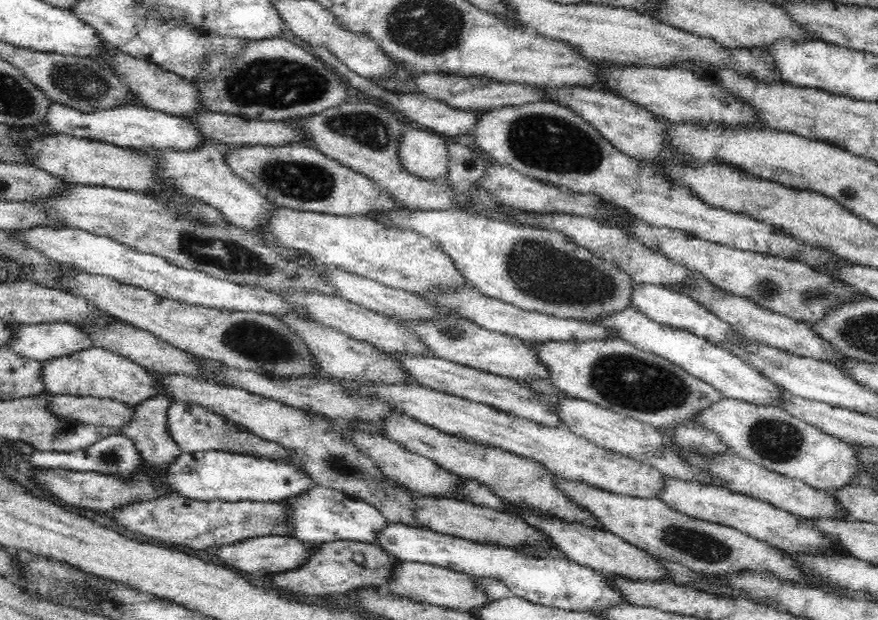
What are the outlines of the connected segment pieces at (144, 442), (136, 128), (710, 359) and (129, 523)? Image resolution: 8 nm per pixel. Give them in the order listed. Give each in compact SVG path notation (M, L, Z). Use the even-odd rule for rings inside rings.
M162 393L146 397L138 404L131 403L130 407L133 411L130 420L127 420L126 424L119 428L121 434L126 435L136 443L142 457L146 459L146 467L150 467L154 471L163 471L181 453L167 433L167 410L170 405L170 400Z
M52 101L47 106L41 123L46 124L53 134L90 138L128 149L176 148L177 150L188 150L188 148L196 148L198 144L208 141L201 138L197 130L182 117L144 105L134 105L134 103L122 103L84 112L68 103Z
M628 305L626 308L602 313L582 321L594 326L596 324L597 326L603 326L605 334L610 339L623 340L644 352L650 352L669 360L672 364L683 368L688 374L711 384L723 398L771 406L772 403L779 403L779 394L784 391L760 376L759 372L744 364L737 356L730 354L722 347L712 344L704 337L686 329L652 320L633 306Z
M181 495L160 496L160 498L152 498L152 500L138 500L138 502L128 502L122 504L114 510L102 512L106 518L116 521L118 526L124 532L142 535L150 540L158 540L158 542L182 544L190 548L198 550L206 550L206 547L215 544L228 544L237 540L245 539L252 536L290 536L288 529L288 514L290 511L286 507L278 504L278 502L253 502L241 501L236 503L228 503L214 500L211 502L200 502L188 499Z

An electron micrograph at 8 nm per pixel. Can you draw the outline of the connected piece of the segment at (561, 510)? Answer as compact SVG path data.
M392 411L389 415L384 415L374 421L373 424L384 438L397 442L410 452L429 458L436 466L454 475L474 478L490 485L495 493L498 493L501 498L506 498L511 504L538 508L569 522L586 522L597 526L597 528L602 528L602 525L594 517L590 517L590 512L576 507L574 503L570 503L564 497L564 494L554 489L553 480L555 476L545 465L534 459L512 454L498 447L478 446L460 440L454 435L443 433L437 428L421 423L414 417L400 411Z

